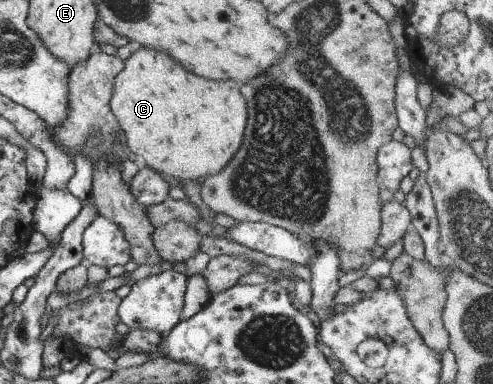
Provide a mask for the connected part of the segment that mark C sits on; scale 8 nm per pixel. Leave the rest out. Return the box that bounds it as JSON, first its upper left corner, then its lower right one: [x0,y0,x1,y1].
[109,48,245,181]

